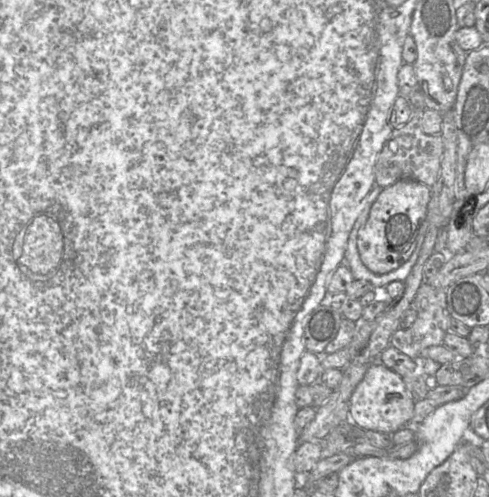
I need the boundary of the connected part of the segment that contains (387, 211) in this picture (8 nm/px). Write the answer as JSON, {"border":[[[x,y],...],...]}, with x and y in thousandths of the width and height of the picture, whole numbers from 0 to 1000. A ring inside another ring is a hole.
{"border":[[[816,362],[781,380],[730,473],[736,521],[761,549],[779,553],[800,547],[838,519],[879,396],[879,376],[847,362]]]}

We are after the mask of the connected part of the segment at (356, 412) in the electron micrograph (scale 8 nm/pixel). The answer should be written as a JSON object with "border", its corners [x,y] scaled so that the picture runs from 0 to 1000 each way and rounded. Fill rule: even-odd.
{"border":[[[763,728],[720,791],[714,813],[716,847],[748,867],[804,873],[838,853],[847,817],[849,807],[834,791],[824,759],[781,730]]]}

